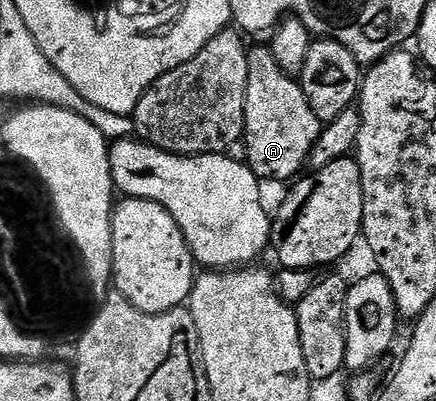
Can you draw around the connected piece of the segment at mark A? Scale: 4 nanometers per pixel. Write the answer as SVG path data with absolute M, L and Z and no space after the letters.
M251 45L248 53L248 92L244 100L245 163L259 180L271 178L274 182L289 183L307 169L310 153L322 135L324 124L316 112L312 112L301 81L283 72L269 45Z

